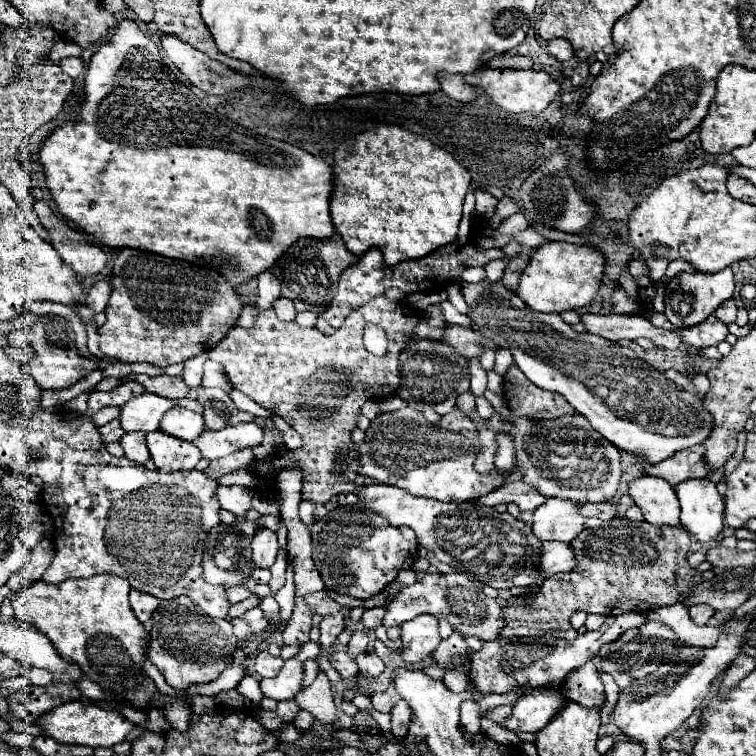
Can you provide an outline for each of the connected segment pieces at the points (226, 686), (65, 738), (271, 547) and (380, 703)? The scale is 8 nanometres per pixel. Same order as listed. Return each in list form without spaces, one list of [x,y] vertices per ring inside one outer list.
[[[237,649],[235,651],[235,661],[233,661],[233,667],[229,667],[229,669],[225,669],[213,683],[209,683],[209,685],[195,685],[193,689],[187,689],[187,693],[191,693],[191,695],[195,695],[195,693],[199,693],[199,695],[217,695],[217,693],[221,693],[221,691],[229,691],[229,689],[235,689],[237,687],[237,683],[243,679],[243,661],[245,661],[245,655],[243,655],[243,651],[241,649]]]
[[[71,701],[71,703],[65,703],[61,707],[55,707],[53,711],[41,715],[35,725],[43,731],[43,735],[53,737],[57,743],[85,745],[85,747],[91,747],[91,749],[113,747],[115,743],[125,741],[127,733],[135,727],[121,713],[105,711],[103,707],[99,707],[95,703],[87,703],[87,701]]]
[[[263,529],[261,533],[253,535],[251,539],[251,559],[257,567],[261,569],[269,569],[275,559],[277,559],[277,551],[279,551],[279,545],[277,545],[277,535],[271,531],[271,529]]]
[[[375,693],[373,697],[371,697],[371,703],[373,703],[373,707],[377,709],[377,711],[381,711],[381,713],[389,713],[391,711],[391,707],[393,707],[393,699],[389,697],[389,693]]]

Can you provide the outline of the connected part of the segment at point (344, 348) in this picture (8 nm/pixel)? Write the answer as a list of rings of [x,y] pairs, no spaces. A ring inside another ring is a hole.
[[[379,295],[375,299],[371,299],[369,303],[365,303],[361,309],[353,311],[345,323],[333,333],[333,335],[323,335],[319,329],[315,327],[299,327],[297,323],[285,323],[279,321],[279,317],[275,315],[273,309],[261,311],[255,319],[255,325],[251,329],[243,329],[243,327],[233,327],[221,343],[215,345],[213,355],[209,351],[209,357],[213,357],[213,361],[221,363],[231,385],[235,389],[239,389],[241,393],[249,395],[255,403],[263,405],[265,409],[271,409],[275,415],[279,415],[289,427],[293,427],[303,443],[299,449],[293,451],[285,451],[279,457],[273,457],[269,461],[255,461],[249,469],[249,473],[255,479],[263,479],[257,481],[255,489],[271,495],[275,493],[275,477],[277,473],[267,473],[267,469],[271,471],[279,471],[279,469],[289,469],[289,467],[297,467],[301,469],[303,475],[303,493],[301,499],[303,501],[311,501],[311,503],[325,503],[329,501],[333,495],[339,493],[353,493],[357,489],[355,481],[351,481],[347,477],[347,455],[353,451],[351,445],[351,433],[357,429],[359,423],[359,415],[361,415],[361,407],[367,399],[387,399],[389,395],[395,395],[401,387],[401,379],[399,379],[399,369],[397,369],[397,357],[399,351],[407,345],[407,341],[415,335],[415,327],[421,321],[421,311],[411,307],[411,305],[399,305],[389,301],[385,295]],[[367,323],[377,323],[387,331],[387,339],[389,339],[389,349],[383,357],[375,357],[369,355],[367,349],[363,347],[363,329]],[[325,413],[329,417],[319,419],[315,415]]]

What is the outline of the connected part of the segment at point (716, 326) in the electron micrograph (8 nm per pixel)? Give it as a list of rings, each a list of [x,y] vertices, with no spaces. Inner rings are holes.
[[[715,315],[709,317],[709,321],[703,321],[701,325],[695,325],[693,329],[673,329],[683,341],[689,341],[689,345],[697,347],[711,347],[727,339],[729,331],[727,325],[721,323]]]

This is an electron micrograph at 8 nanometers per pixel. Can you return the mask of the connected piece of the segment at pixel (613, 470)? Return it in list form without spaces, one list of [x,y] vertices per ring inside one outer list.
[[[477,411],[467,413],[477,429],[479,429],[479,439],[481,439],[481,453],[477,455],[475,469],[479,473],[489,473],[493,469],[493,457],[497,453],[497,431],[509,431],[515,439],[517,447],[517,467],[525,473],[525,483],[533,485],[537,491],[541,491],[545,497],[557,497],[557,499],[567,499],[575,503],[603,503],[611,501],[617,493],[619,479],[621,479],[621,455],[615,445],[609,445],[601,433],[597,433],[581,415],[571,415],[571,417],[559,417],[553,421],[531,421],[531,419],[515,419],[511,415],[511,423],[501,421],[499,413],[495,413],[489,421],[479,419]]]

